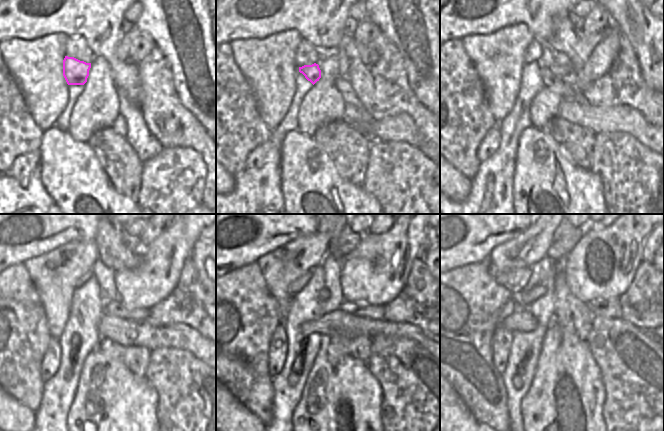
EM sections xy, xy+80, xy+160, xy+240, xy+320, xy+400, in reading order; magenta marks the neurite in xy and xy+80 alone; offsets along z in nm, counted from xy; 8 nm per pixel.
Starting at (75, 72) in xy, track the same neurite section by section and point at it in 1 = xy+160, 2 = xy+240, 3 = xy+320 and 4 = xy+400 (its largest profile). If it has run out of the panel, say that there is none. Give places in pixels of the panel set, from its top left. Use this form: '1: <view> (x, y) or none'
1: xy+160 (559, 85)
2: xy+240 (115, 308)
3: xy+320 (359, 309)
4: xy+400 (609, 308)

